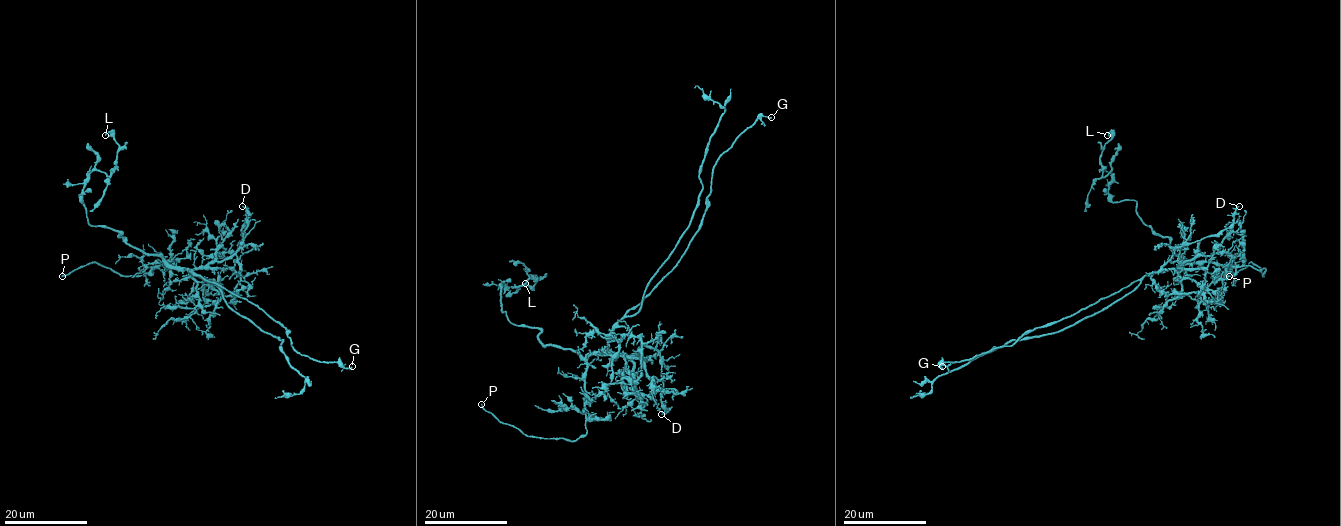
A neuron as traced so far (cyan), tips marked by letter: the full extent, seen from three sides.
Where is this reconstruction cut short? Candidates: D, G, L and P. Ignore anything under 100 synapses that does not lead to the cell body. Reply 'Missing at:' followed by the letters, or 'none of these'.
Missing at: P

